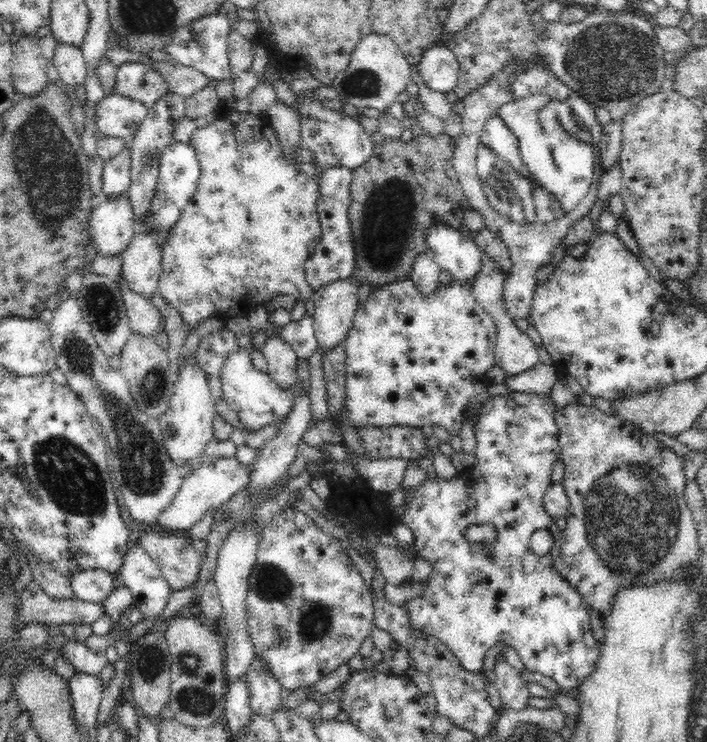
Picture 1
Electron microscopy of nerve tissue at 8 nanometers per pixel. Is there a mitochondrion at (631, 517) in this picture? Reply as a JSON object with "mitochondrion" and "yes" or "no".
{"mitochondrion":"yes"}

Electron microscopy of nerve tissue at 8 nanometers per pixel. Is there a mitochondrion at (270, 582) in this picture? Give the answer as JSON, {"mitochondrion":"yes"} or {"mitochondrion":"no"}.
{"mitochondrion":"yes"}

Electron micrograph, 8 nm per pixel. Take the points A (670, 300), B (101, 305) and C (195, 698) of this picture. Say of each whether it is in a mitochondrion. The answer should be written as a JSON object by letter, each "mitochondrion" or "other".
{"A":"other","B":"mitochondrion","C":"mitochondrion"}

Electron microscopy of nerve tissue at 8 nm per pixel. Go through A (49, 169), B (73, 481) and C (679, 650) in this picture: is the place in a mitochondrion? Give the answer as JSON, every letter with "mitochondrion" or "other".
{"A":"mitochondrion","B":"mitochondrion","C":"other"}

